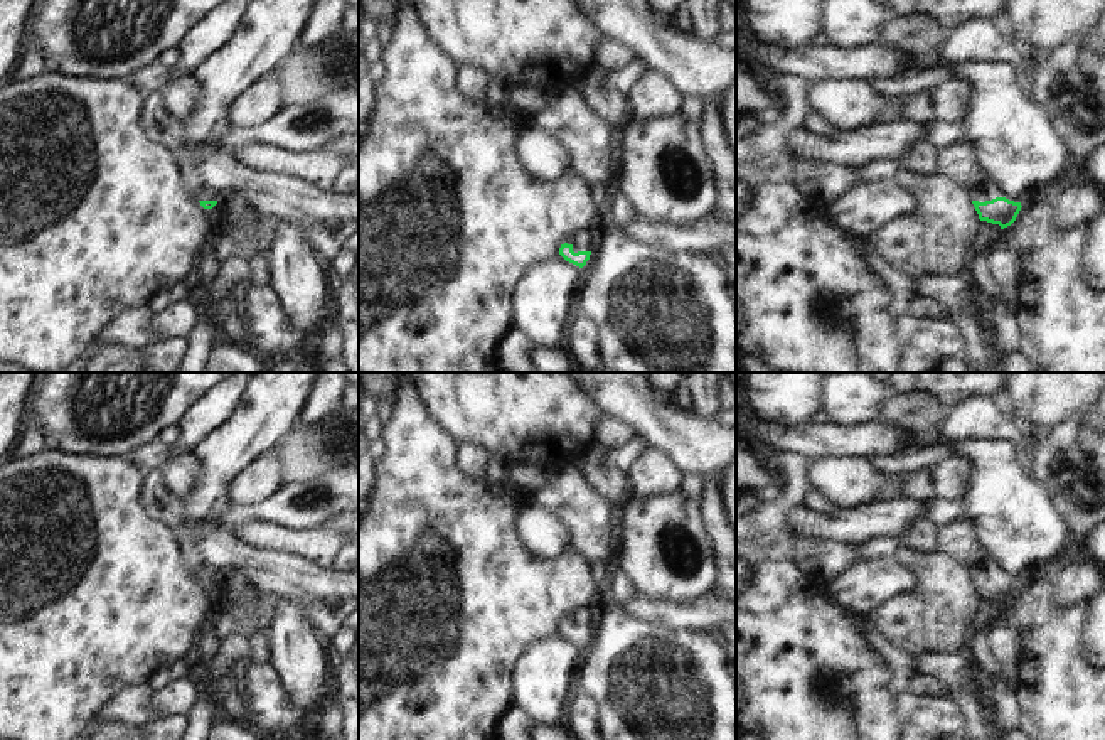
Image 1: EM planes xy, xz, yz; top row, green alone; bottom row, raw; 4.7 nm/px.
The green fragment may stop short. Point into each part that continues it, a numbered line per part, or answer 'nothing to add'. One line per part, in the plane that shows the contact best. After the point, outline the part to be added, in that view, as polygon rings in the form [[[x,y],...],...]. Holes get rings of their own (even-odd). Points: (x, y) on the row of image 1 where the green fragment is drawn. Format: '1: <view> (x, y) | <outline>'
1: xz (585, 240) | [[[593,226],[590,229],[583,229],[576,234],[569,236],[564,243],[571,244],[574,253],[593,251],[600,236],[601,236],[600,231],[596,229],[596,226]]]

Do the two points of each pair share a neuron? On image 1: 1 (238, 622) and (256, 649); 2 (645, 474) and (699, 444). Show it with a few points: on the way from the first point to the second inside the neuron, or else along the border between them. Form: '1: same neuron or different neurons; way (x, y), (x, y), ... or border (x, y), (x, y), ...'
1: different neurons; border (265, 631), (245, 634)
2: different neurons; border (649, 445), (661, 450), (683, 476)

